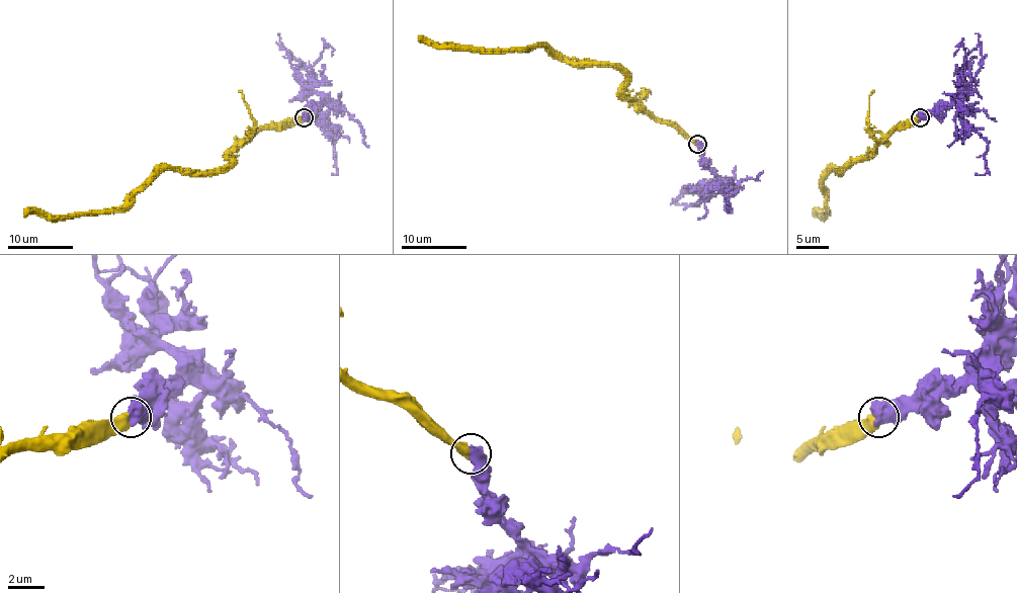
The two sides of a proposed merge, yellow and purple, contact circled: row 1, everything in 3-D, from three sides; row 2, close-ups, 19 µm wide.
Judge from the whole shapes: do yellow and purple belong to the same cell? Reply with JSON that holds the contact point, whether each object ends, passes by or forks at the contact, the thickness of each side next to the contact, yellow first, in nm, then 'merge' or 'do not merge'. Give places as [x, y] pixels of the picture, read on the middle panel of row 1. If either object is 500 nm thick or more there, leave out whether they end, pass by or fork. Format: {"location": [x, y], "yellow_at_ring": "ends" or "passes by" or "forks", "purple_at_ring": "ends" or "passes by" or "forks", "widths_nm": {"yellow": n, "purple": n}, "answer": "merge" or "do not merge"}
{"location": [697, 144], "widths_nm": {"yellow": 650, "purple": 850}, "answer": "merge"}

